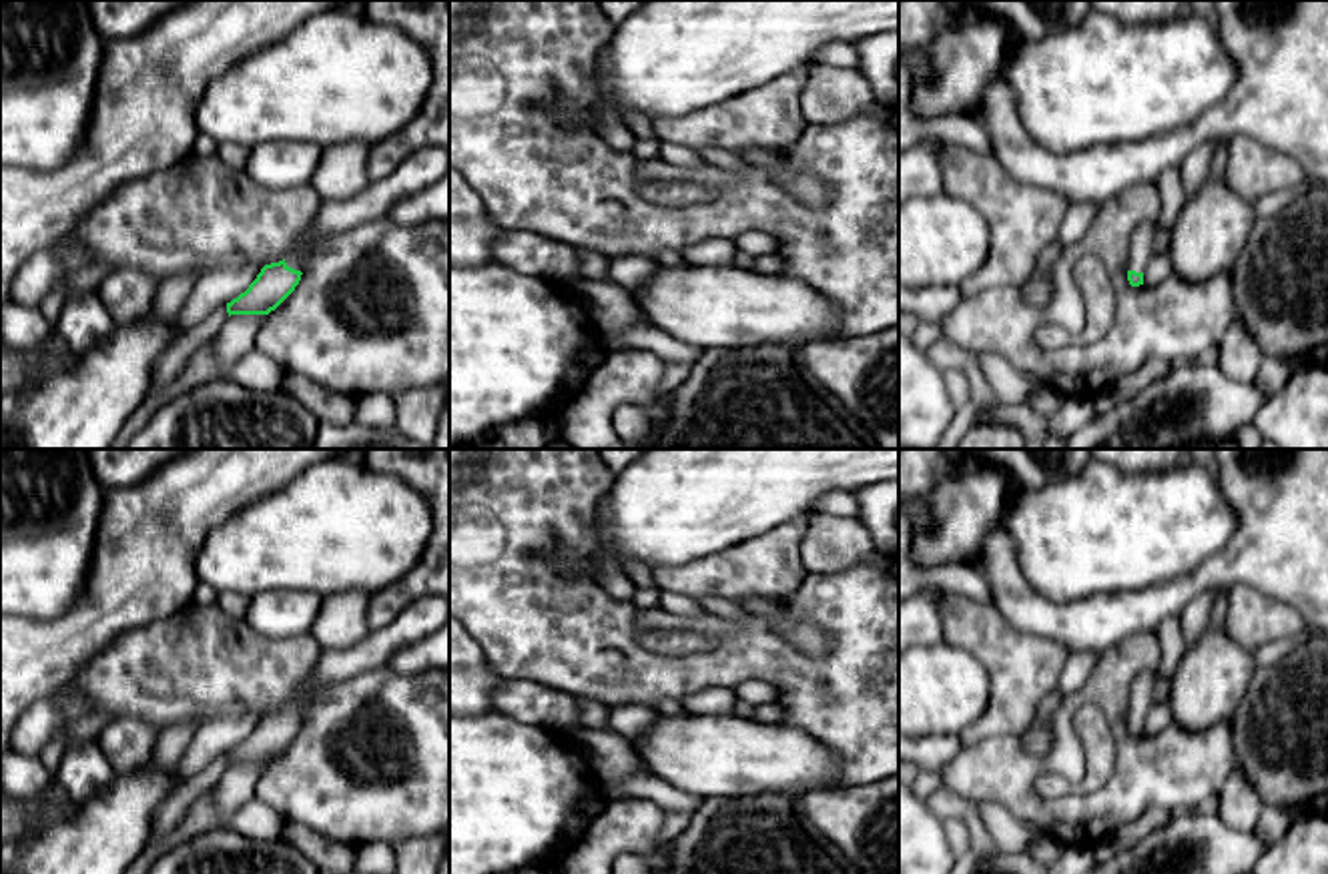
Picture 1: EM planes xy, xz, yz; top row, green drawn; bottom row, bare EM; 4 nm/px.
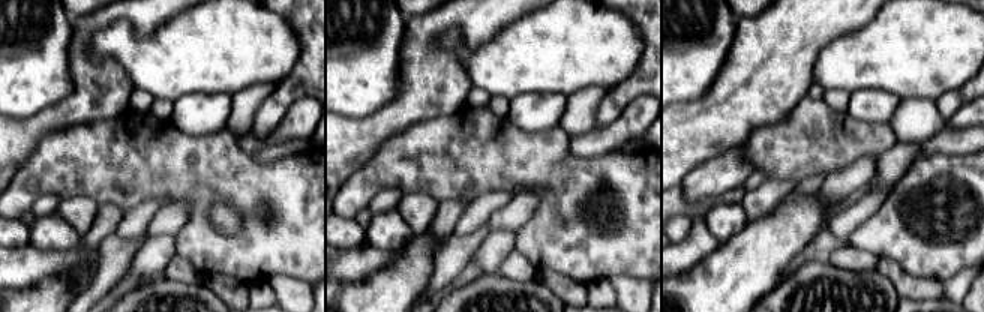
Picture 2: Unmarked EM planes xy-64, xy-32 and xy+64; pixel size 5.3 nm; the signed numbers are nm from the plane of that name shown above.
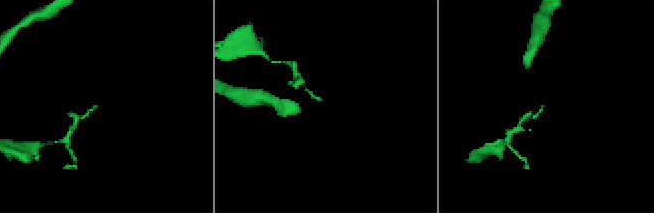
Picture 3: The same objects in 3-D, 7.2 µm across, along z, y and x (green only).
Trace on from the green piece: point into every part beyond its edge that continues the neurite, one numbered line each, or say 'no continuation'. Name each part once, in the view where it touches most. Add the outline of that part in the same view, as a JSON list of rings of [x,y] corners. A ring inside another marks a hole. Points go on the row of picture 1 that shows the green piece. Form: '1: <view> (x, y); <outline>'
1: xy (428, 165); [[[423,146],[389,176],[369,182],[359,194],[321,202],[315,225],[303,235],[297,251],[285,259],[287,267],[303,271],[303,257],[319,239],[387,216],[397,202],[425,190],[447,172],[449,152],[439,146]]]

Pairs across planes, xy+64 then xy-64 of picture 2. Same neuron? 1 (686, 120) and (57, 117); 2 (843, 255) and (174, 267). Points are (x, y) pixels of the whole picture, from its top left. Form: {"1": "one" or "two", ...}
{"1": "one", "2": "one"}

